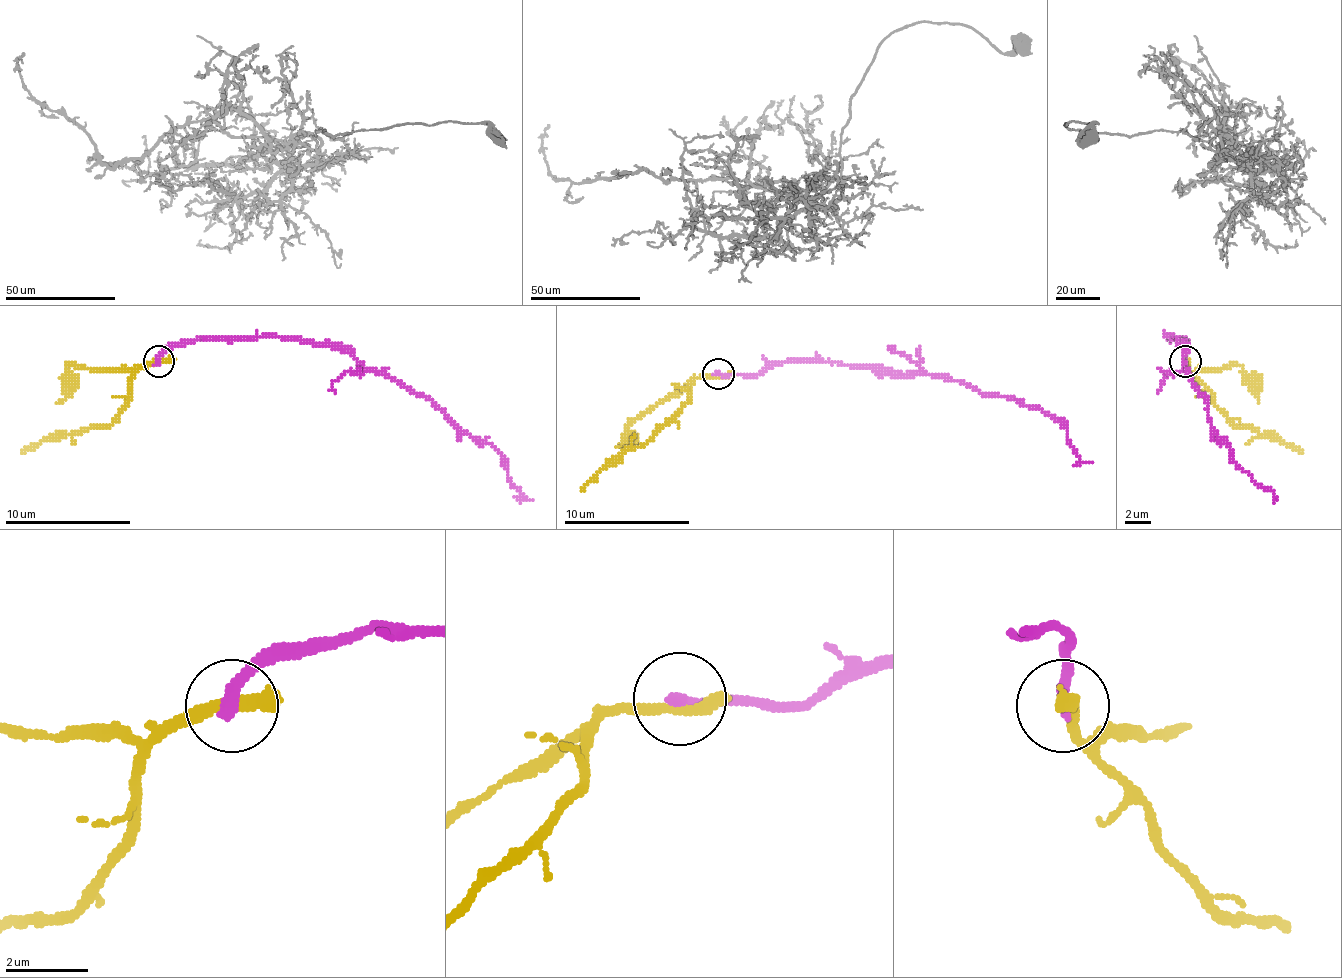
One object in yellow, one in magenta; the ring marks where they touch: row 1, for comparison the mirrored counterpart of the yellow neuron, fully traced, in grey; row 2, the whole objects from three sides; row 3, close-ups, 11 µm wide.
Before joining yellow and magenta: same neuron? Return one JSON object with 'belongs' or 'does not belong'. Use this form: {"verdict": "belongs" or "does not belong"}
{"verdict": "does not belong"}

